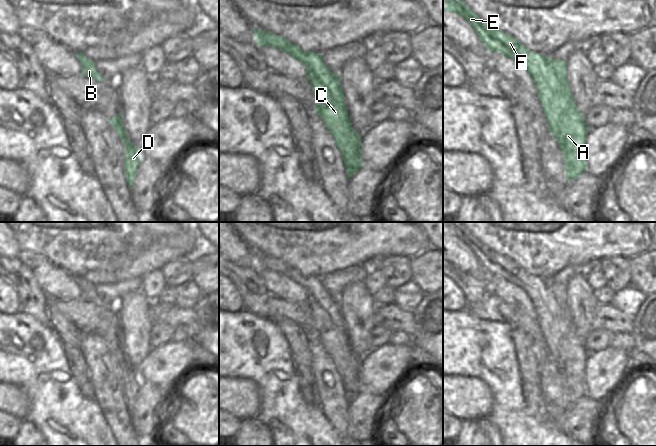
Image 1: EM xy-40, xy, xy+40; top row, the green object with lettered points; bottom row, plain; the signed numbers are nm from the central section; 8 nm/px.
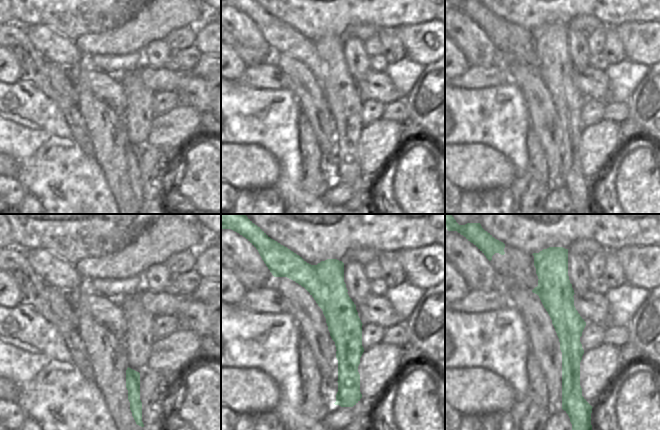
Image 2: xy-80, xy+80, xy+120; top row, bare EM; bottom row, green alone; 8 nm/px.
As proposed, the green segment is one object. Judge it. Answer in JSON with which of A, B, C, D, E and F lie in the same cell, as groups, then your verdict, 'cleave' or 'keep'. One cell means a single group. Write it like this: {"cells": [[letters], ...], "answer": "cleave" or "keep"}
{"cells": [["A"], ["B", "C", "D", "E", "F"]], "answer": "cleave"}

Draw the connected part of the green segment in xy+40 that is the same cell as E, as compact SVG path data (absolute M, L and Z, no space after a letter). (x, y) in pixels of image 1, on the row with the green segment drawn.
M443 0L443 10L463 17L474 28L486 49L499 51L526 68L536 86L550 133L556 139L560 136L559 121L563 109L570 111L568 118L571 123L584 121L584 115L578 112L572 98L568 78L558 78L546 55L531 51L509 33L493 27L462 0Z

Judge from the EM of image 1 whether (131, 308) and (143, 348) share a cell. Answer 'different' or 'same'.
same

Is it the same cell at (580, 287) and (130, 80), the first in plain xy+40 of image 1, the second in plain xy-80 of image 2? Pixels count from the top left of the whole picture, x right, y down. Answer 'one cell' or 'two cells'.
one cell

